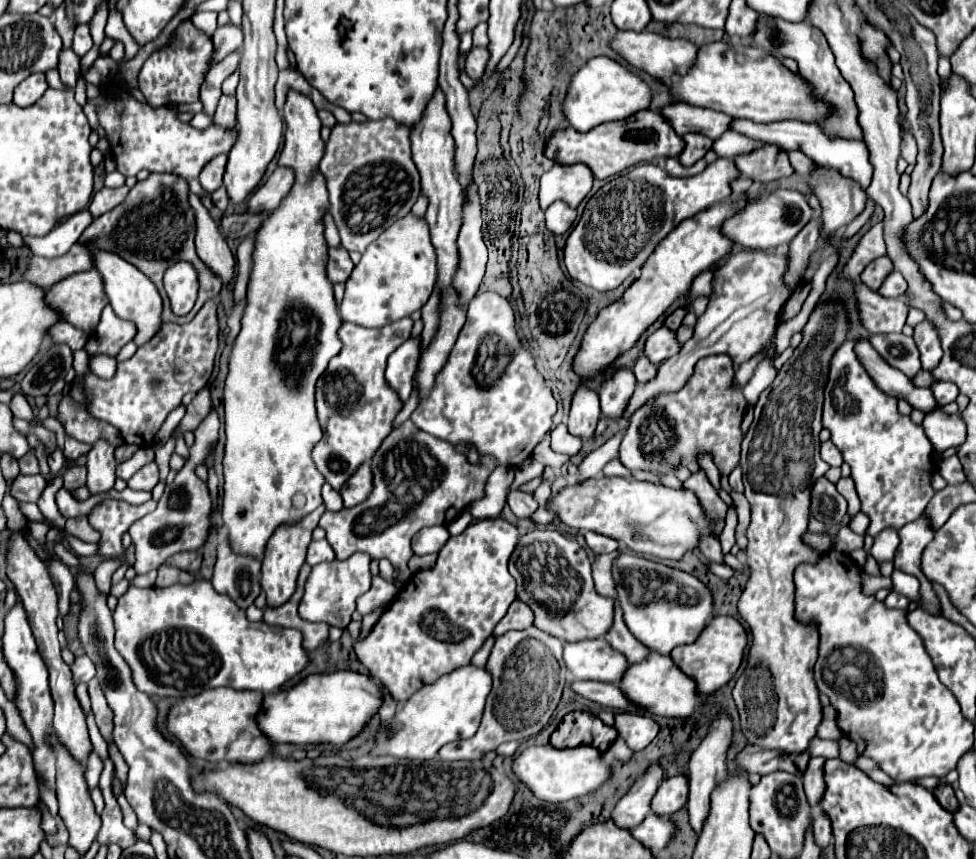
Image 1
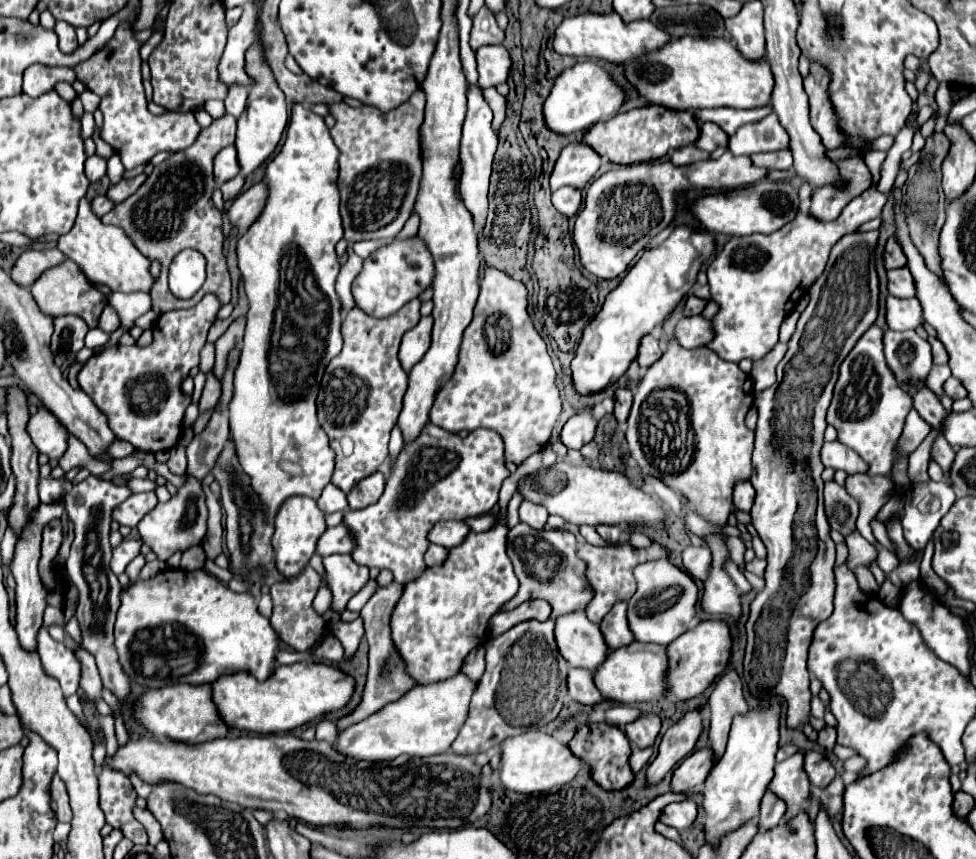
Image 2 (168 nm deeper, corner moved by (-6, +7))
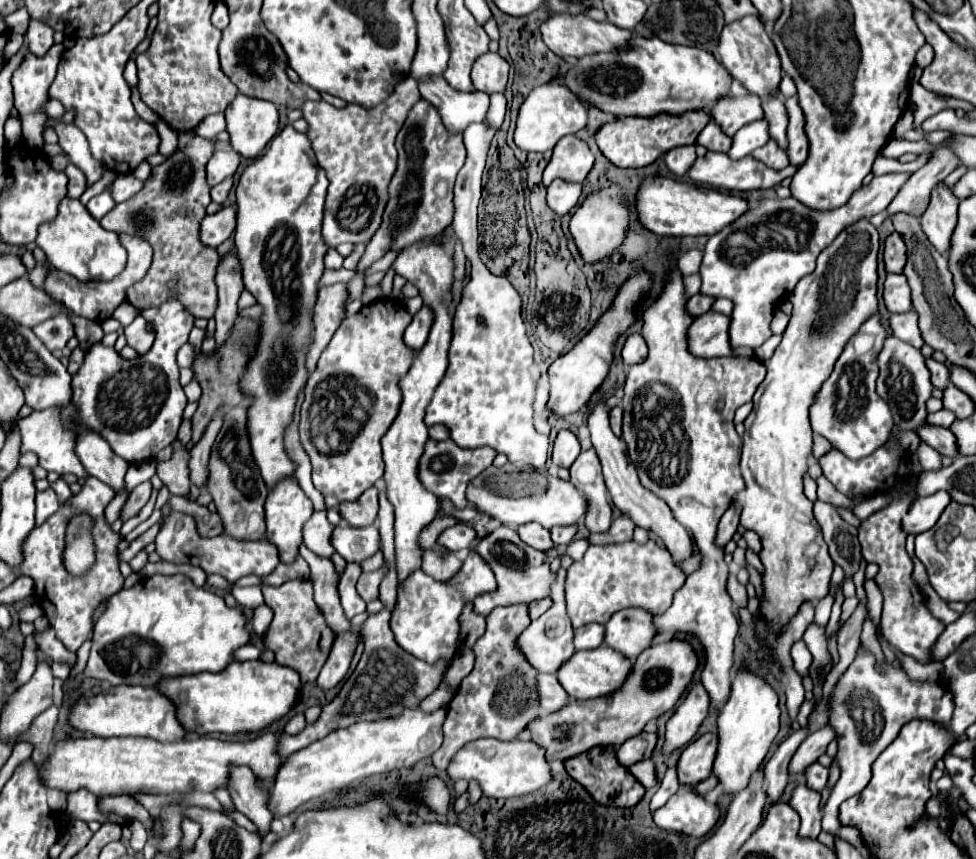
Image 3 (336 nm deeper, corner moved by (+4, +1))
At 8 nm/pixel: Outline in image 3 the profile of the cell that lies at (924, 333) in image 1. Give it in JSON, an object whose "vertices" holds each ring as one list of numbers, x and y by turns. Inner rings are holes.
{"vertices":[[928,358,926,360,926,366,932,372,932,384,934,384,934,388,946,390,950,386,950,370,944,364,936,362,934,358]]}

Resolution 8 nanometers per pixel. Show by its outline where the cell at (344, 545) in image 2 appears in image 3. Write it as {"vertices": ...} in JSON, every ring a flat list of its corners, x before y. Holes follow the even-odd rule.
{"vertices":[[376,526,336,528,332,534,332,544,348,562,362,562,372,554,382,552,382,540]]}

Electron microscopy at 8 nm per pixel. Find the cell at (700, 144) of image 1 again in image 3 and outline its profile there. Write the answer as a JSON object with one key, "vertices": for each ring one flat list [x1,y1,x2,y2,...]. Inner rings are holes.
{"vertices":[[710,122,698,136,698,144,706,146,712,152,728,152,732,146,732,138,726,136,722,130,718,130,718,126,714,126,714,122]]}

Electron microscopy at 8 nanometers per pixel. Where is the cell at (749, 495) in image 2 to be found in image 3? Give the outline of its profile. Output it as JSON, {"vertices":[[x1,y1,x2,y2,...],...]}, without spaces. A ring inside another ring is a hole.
{"vertices":[[738,502,738,506,734,506,734,510,726,510,726,512,722,514,720,524,718,524,718,534,716,534,716,540,714,540,716,546,724,548,724,546,732,540,736,528,738,528,740,510,742,510,742,508,740,508,740,502]]}

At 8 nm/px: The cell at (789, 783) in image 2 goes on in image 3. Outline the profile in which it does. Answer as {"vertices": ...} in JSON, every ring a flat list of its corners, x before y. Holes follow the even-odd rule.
{"vertices":[[824,726,820,730,816,730,814,734,810,734,806,738,806,742,802,742,802,746,798,748,798,754,794,754,792,762,790,762,790,774,802,774,806,770,806,766,810,766,812,762,818,760,820,754,826,752,826,746,834,740,836,732,832,726]]}

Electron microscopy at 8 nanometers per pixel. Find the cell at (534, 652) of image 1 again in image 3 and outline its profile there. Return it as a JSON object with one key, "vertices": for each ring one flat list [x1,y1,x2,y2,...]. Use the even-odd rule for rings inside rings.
{"vertices":[[528,604,496,606,486,616,486,632,474,644,476,666,462,680,458,694,448,704,444,722,444,744,432,754,436,770,446,770,450,758,466,744,478,738,514,740,526,722,538,718,538,694,534,690,536,670,514,650,514,638,530,624]]}

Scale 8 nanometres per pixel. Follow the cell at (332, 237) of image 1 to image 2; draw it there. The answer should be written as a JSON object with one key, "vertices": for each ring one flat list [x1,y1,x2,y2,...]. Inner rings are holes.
{"vertices":[[348,244,346,252,348,252,348,262,340,268,340,274,338,274,338,280,336,280,336,286,338,286,336,290,338,290,340,302,344,302,344,312,348,312,350,308,354,308,350,286,352,286,352,280,356,278,356,274,362,268,362,258,352,250,352,244]]}

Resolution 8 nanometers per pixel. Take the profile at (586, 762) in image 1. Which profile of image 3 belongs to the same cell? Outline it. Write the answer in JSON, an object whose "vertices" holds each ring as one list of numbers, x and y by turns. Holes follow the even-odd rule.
{"vertices":[[482,738,468,742,462,750,458,750,448,768,446,774,452,782,456,780,476,780,488,798,514,798,522,794,536,792,544,784,550,782,550,764,544,758,544,750,540,746,534,746,534,742,526,740,512,740,512,742,502,742,502,740,492,740,492,738]]}

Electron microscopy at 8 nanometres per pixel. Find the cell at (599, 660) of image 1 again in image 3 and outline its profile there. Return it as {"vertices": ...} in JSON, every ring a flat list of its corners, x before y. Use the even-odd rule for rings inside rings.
{"vertices":[[560,554,560,560,562,560,562,566,558,570,558,576,552,584,552,600,554,600,554,606,542,614,538,620,532,620,530,626,518,636,516,640,516,646,518,650,524,654,524,658,530,662,532,668,536,668,538,672,550,672,554,674,558,670,558,664,566,662,566,658,570,658,570,654,574,654,574,644,572,644,572,638,574,638,574,628,570,626,570,620,566,618,566,604,564,604,564,582,566,582,566,568,570,566,570,558,566,554]]}

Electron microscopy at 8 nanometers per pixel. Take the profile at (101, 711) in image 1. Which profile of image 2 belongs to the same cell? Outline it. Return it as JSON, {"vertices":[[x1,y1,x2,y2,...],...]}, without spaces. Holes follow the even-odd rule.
{"vertices":[[78,648,76,654,80,656,82,662,82,680,80,680,80,688,86,692,86,696,90,700,100,700,102,698,102,680,94,662,94,656,84,652,84,648]]}

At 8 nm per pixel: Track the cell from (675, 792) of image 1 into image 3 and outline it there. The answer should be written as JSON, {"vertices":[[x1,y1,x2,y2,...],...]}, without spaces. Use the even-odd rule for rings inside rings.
{"vertices":[[702,734,692,744,688,744,678,760,680,784,698,784,712,774,712,764,718,750,716,734]]}

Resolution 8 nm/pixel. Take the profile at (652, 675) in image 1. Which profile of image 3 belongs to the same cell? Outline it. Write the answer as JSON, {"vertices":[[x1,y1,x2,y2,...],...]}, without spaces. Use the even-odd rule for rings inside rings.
{"vertices":[[598,646,594,650,580,650,574,656,570,656,556,672,558,682,562,688,570,694,570,700,590,700,600,698,602,694,610,694,610,690,618,690,622,686,622,678,626,678,626,672,630,672,632,662,628,658,622,658,616,650,610,650,608,646]]}

